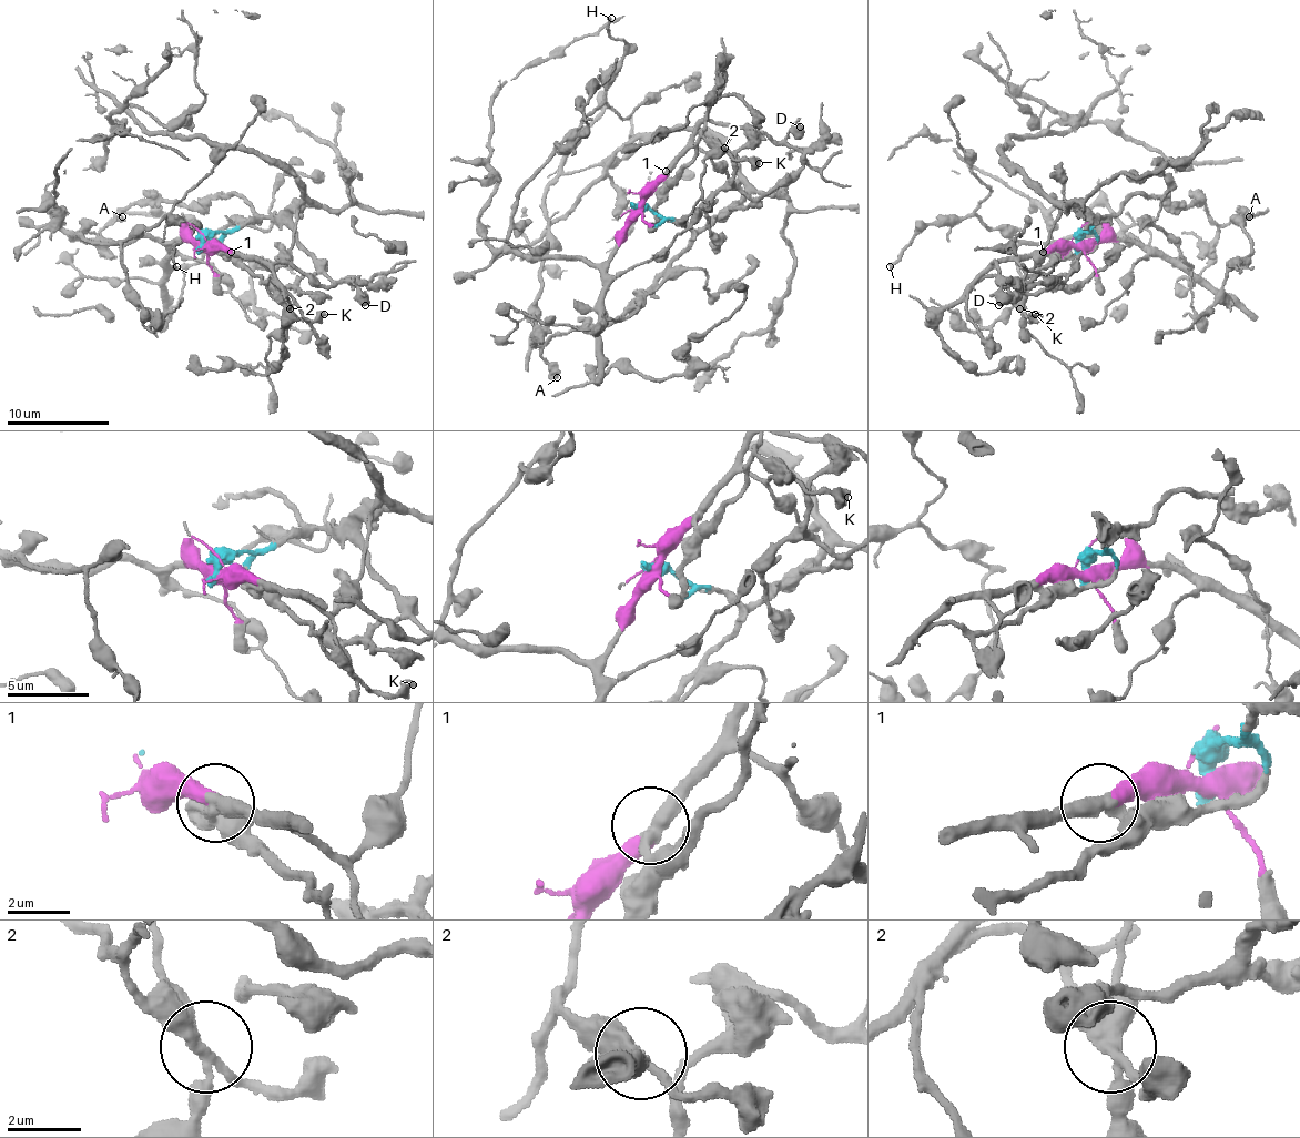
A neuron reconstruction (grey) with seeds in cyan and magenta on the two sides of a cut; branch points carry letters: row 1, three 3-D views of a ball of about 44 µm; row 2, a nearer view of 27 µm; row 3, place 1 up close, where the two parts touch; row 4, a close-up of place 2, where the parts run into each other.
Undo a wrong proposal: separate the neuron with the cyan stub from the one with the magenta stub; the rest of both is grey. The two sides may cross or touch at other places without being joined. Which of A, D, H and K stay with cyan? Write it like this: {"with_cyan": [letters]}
{"with_cyan": ["A", "K"]}

